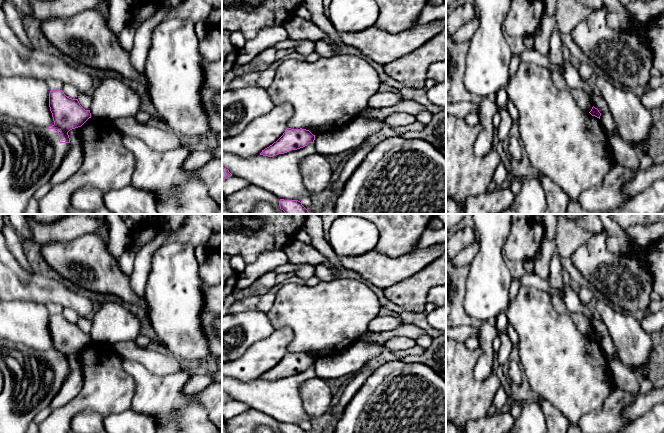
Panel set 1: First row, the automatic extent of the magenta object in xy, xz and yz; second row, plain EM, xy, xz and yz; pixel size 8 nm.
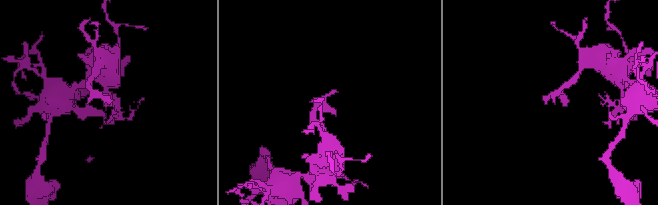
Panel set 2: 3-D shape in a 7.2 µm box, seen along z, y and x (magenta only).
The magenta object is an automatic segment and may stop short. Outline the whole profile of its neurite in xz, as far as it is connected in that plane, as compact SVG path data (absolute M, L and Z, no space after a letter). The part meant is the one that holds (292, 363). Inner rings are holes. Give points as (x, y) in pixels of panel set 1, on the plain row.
M287 352L283 359L272 369L262 374L260 379L273 381L291 374L297 374L314 367L315 359L306 353Z

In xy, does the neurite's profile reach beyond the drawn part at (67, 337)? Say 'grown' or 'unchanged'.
unchanged

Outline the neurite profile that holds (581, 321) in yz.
M571 312L569 314L579 331L586 336L590 336L593 327L587 316L581 312Z

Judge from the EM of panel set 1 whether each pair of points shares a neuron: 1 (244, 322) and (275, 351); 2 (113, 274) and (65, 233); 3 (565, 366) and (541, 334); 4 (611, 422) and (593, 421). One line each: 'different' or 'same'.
1: different
2: different
3: same
4: same

